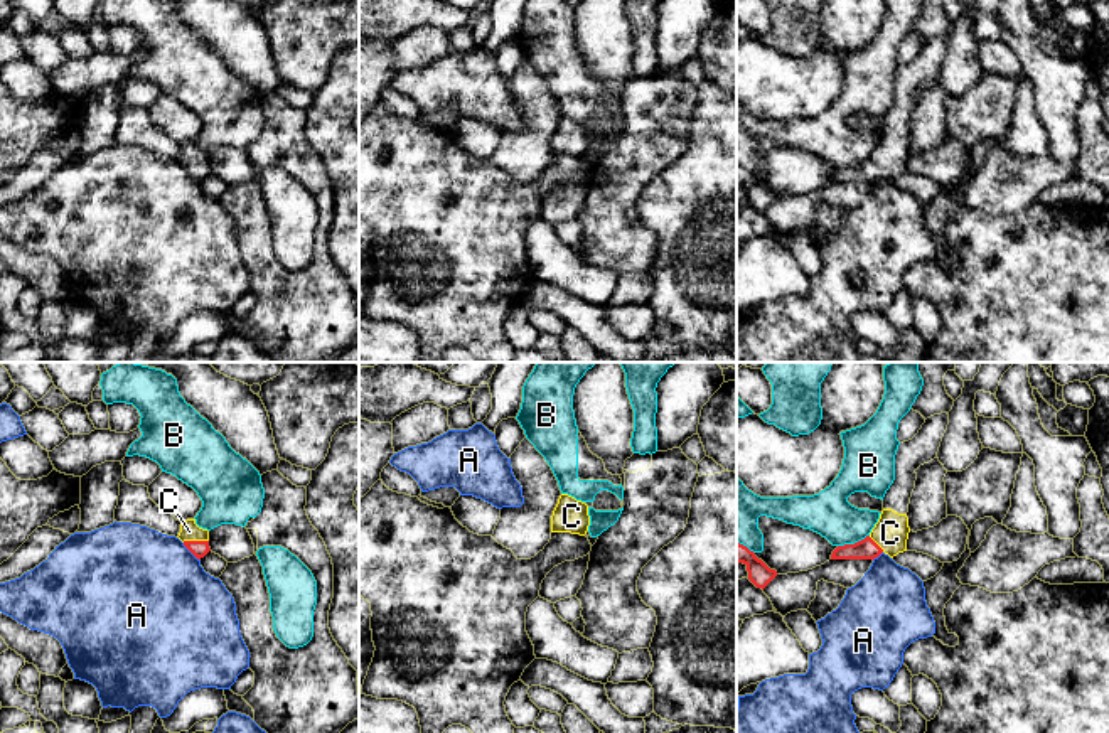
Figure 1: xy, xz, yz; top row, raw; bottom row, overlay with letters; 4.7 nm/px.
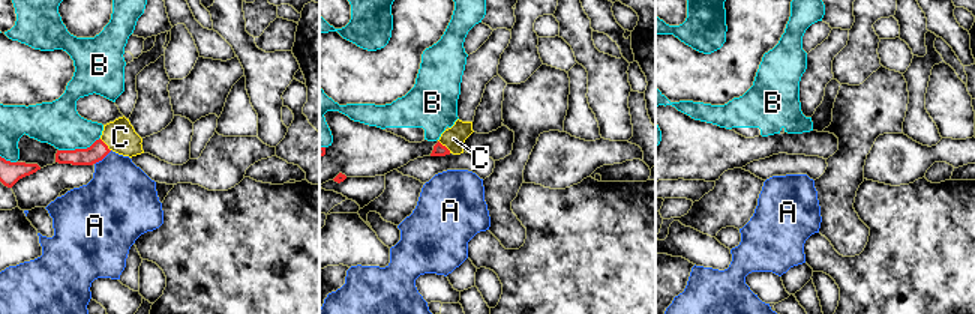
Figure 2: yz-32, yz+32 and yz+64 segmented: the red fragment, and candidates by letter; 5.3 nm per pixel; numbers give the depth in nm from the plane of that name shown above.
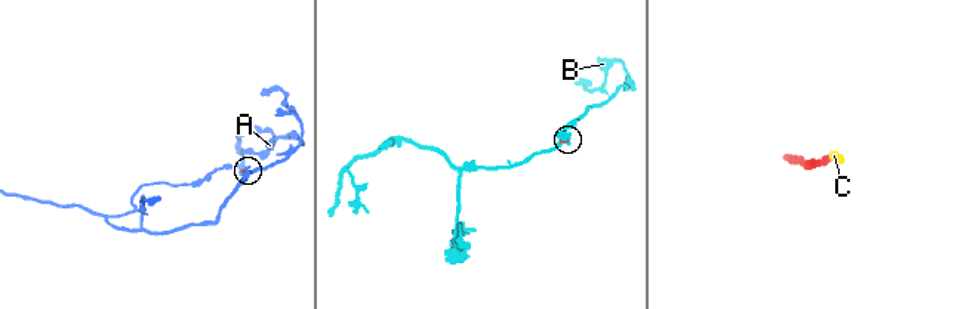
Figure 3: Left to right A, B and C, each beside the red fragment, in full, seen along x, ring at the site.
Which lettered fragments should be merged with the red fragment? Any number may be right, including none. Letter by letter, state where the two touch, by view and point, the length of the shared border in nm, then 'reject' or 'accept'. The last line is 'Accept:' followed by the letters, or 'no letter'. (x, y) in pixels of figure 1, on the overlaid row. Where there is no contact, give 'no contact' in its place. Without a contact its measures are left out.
A: xy (191, 551) | 120 nm | reject
B: yz (855, 543) | 160 nm | reject
C: xy (194, 541) | 130 nm | accept
Accept: C

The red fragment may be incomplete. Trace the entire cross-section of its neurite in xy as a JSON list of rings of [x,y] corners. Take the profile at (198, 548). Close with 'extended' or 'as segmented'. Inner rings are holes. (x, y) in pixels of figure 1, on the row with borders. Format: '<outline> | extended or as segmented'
[[[187,519],[180,524],[180,532],[177,536],[184,546],[197,558],[204,558],[209,548],[209,531],[196,524],[196,519]]] | extended

